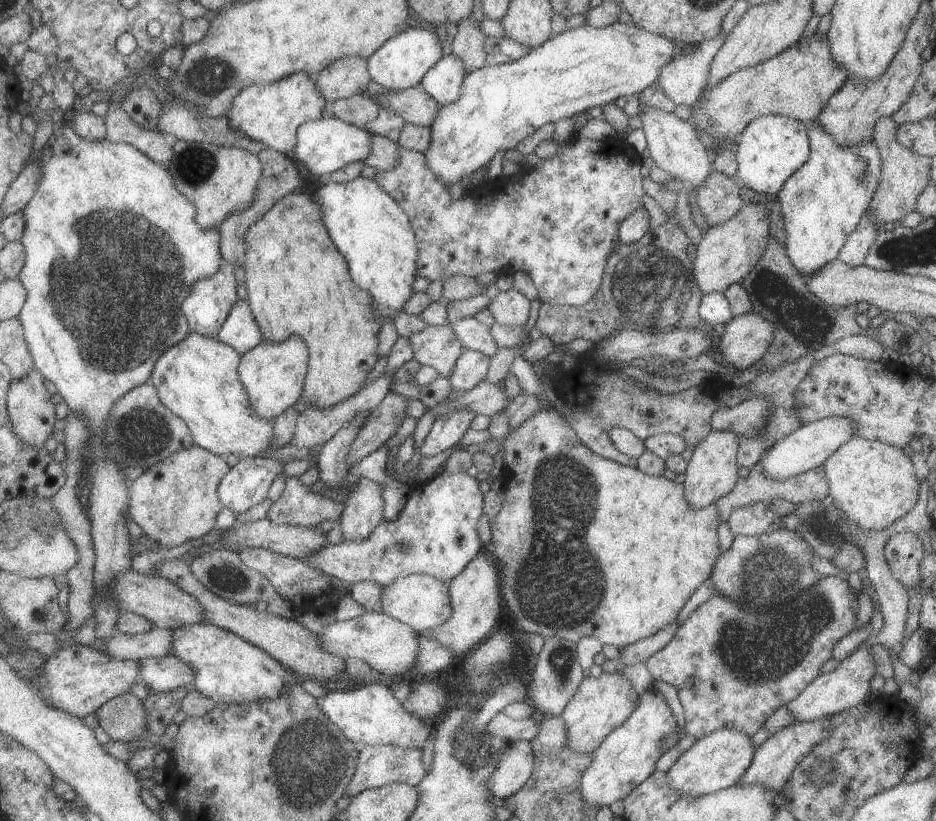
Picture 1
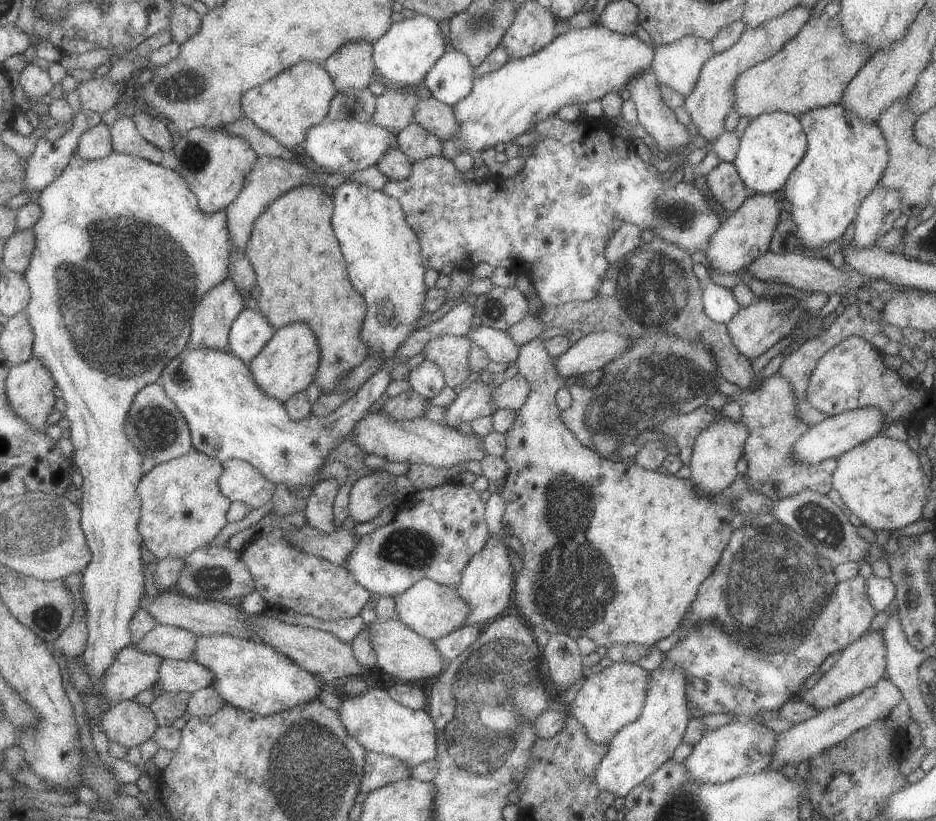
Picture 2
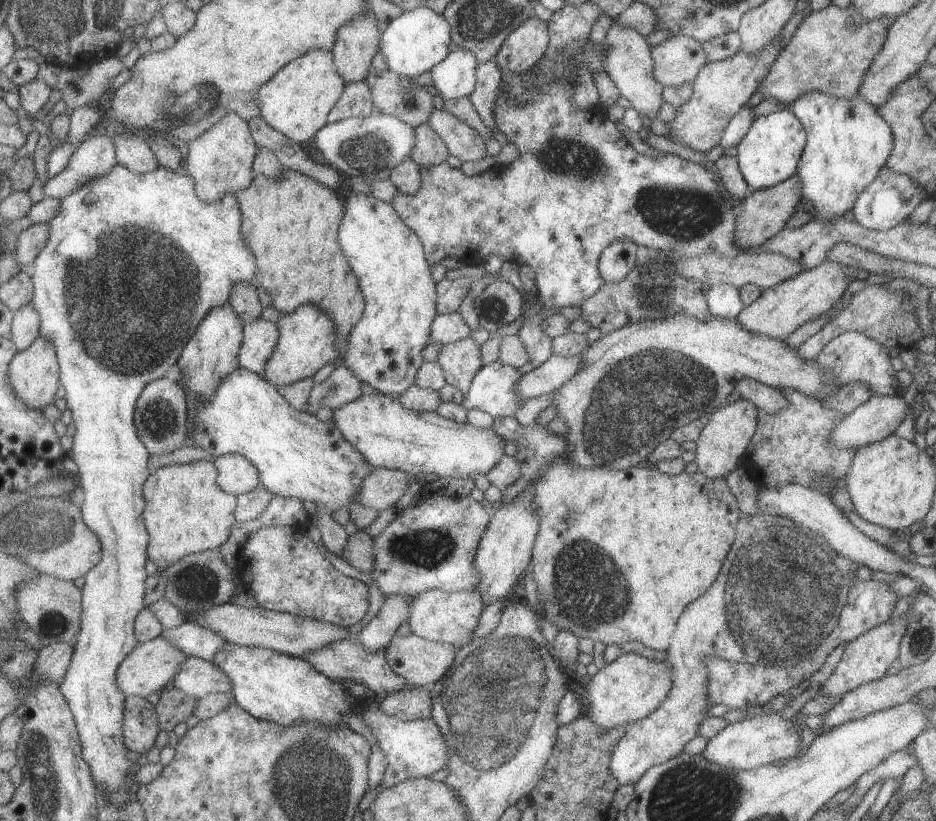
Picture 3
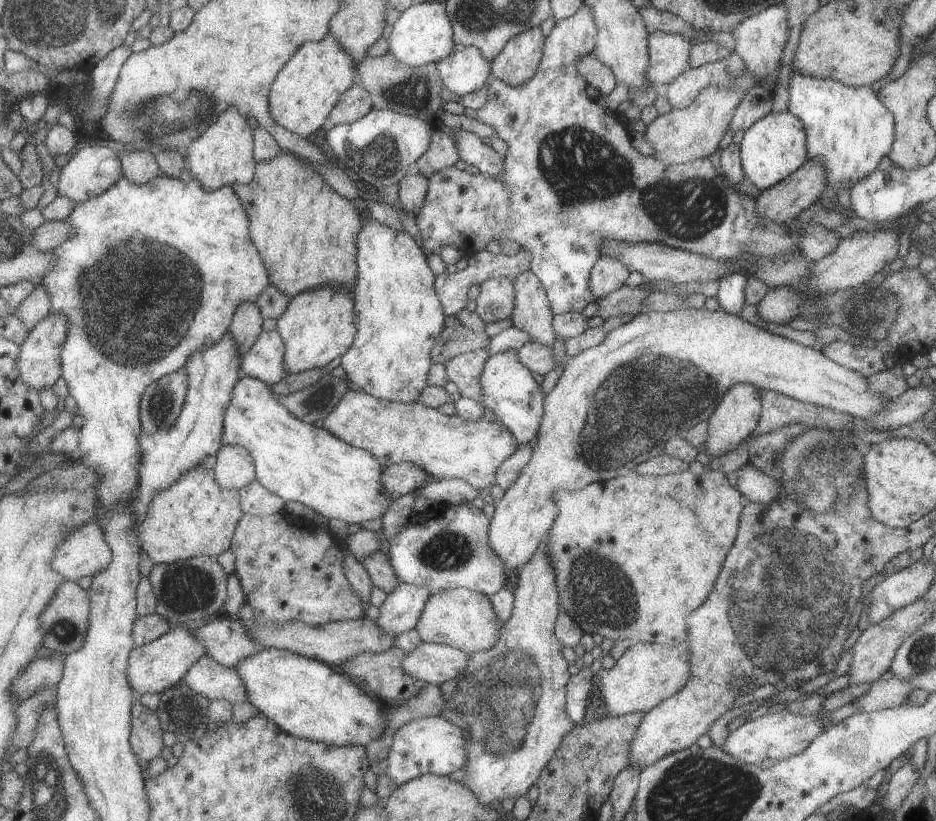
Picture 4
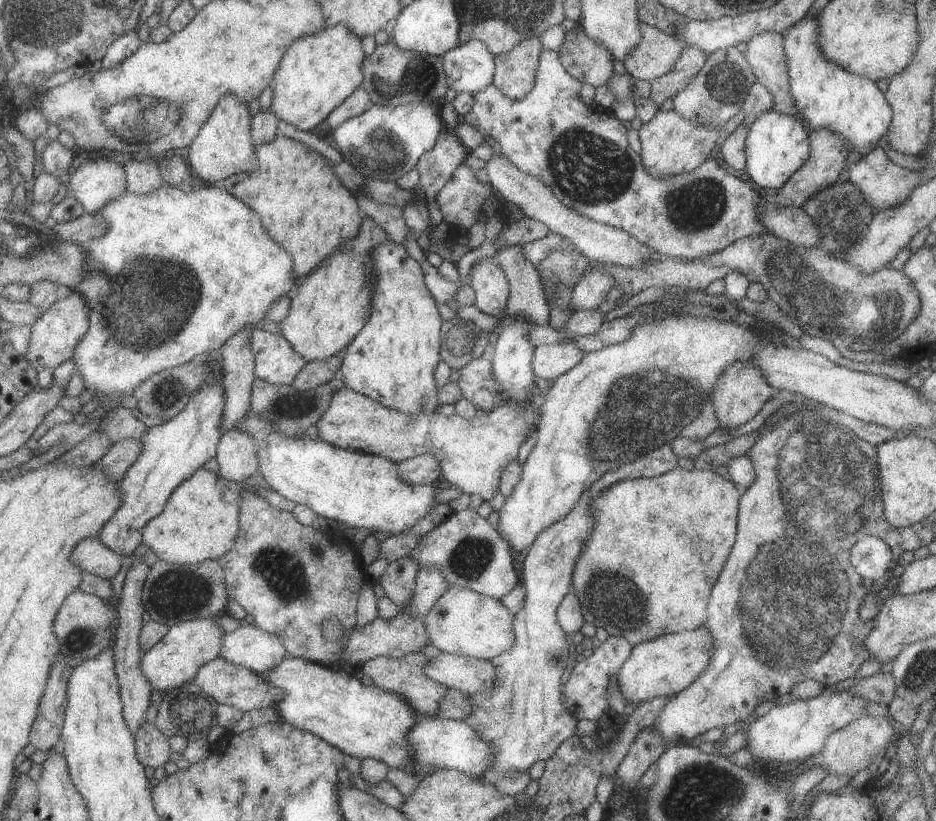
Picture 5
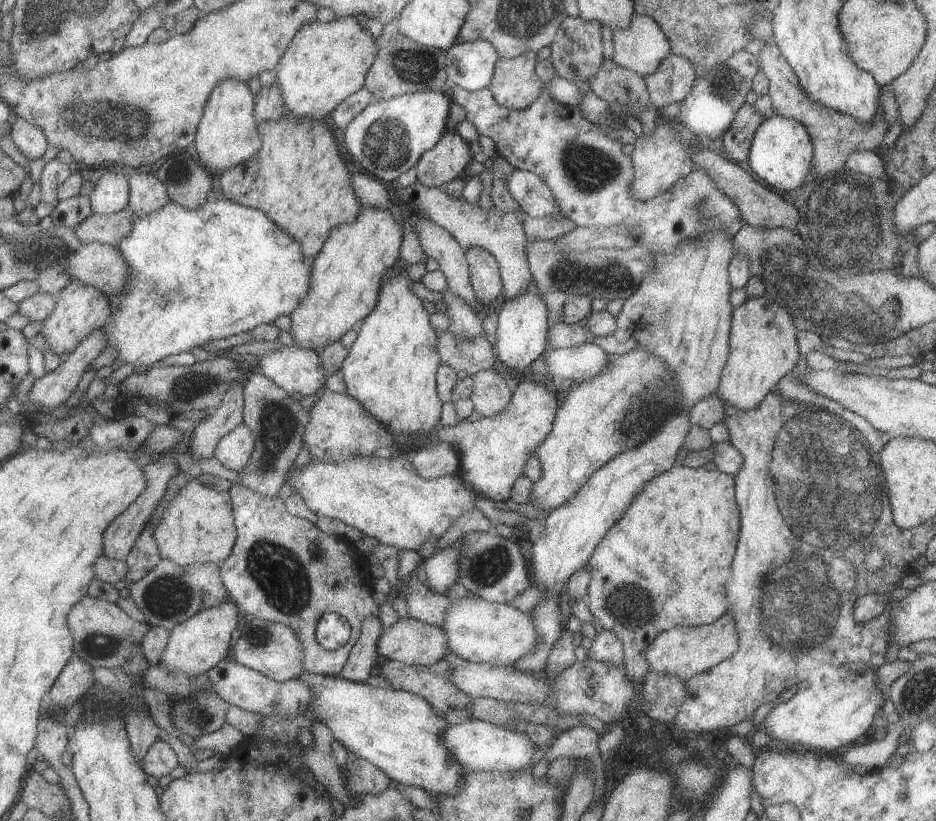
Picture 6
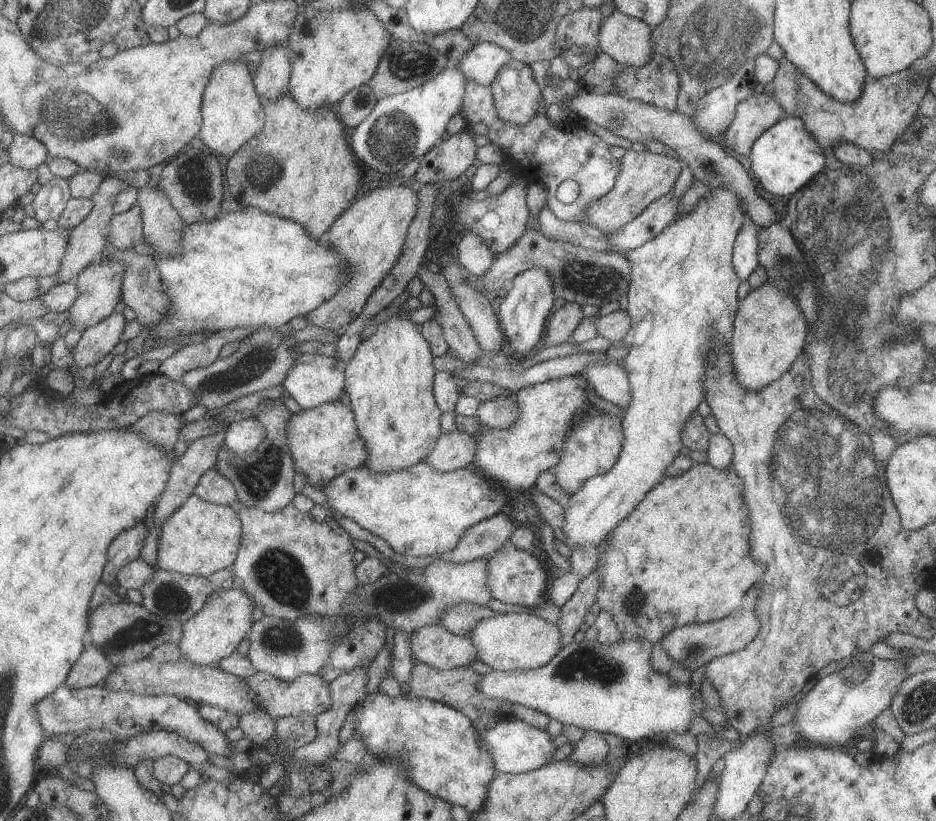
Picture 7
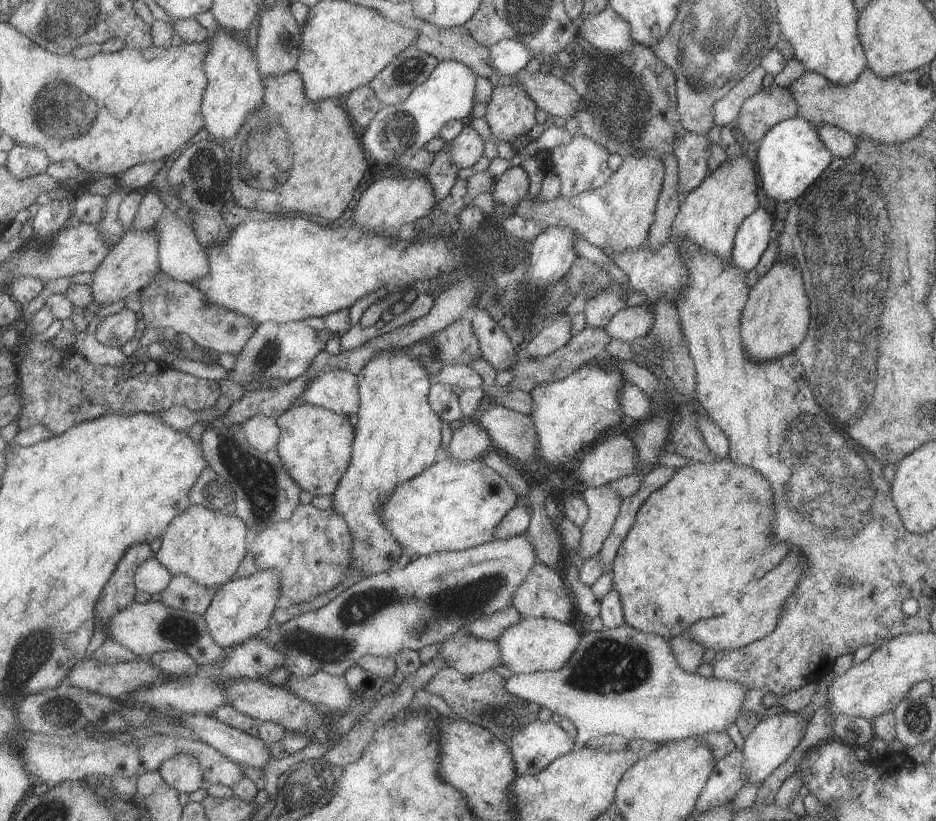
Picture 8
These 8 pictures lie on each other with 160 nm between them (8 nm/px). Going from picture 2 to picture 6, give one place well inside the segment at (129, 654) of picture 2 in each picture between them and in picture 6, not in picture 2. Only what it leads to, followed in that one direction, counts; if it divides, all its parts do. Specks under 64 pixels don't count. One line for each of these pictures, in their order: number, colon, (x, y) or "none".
3: (153, 664)
4: (156, 666)
5: (175, 660)
6: (196, 645)

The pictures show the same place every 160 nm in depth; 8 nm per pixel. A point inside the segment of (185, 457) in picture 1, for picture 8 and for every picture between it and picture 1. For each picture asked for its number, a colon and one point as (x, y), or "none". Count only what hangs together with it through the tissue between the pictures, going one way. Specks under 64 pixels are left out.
2: (183, 509)
3: (187, 513)
4: (195, 516)
5: (201, 521)
6: (198, 526)
7: (200, 538)
8: (208, 546)

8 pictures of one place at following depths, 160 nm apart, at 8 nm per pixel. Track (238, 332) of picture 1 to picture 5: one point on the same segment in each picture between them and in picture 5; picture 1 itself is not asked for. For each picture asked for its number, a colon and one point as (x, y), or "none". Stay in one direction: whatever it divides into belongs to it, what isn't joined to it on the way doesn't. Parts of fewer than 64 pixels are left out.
2: (250, 332)
3: (260, 338)
4: (265, 360)
5: (276, 362)

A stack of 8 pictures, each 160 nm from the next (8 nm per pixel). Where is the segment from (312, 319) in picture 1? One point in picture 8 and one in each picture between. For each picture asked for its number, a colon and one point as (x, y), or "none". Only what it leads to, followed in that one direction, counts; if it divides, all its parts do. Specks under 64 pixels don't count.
2: (301, 272)
3: (290, 220)
4: (306, 232)
5: (303, 205)
6: (298, 177)
7: (299, 166)
8: (270, 156)

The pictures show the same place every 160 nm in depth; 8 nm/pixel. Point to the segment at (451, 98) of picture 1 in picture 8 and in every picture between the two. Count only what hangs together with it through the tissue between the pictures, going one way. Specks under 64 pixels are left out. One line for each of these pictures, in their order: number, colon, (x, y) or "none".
2: (450, 80)
3: (455, 77)
4: (464, 71)
5: (469, 68)
6: (471, 66)
7: (481, 64)
8: (508, 57)

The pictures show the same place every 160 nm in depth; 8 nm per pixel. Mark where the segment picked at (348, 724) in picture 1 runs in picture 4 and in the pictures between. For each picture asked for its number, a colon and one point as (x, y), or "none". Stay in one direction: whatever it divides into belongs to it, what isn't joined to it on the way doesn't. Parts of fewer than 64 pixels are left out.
2: (379, 724)
3: (413, 748)
4: (427, 745)

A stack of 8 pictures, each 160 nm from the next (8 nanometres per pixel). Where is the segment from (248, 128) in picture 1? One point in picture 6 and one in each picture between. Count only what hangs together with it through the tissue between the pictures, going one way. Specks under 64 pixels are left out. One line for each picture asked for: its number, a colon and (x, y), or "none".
2: (287, 107)
3: (296, 102)
4: (310, 84)
5: (317, 73)
6: (325, 63)

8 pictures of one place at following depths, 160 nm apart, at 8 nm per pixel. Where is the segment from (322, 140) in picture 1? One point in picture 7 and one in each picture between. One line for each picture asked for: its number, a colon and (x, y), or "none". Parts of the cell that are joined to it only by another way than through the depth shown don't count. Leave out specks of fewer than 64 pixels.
2: (343, 146)
3: (371, 147)
4: (380, 147)
5: (384, 143)
6: (388, 137)
7: (402, 127)

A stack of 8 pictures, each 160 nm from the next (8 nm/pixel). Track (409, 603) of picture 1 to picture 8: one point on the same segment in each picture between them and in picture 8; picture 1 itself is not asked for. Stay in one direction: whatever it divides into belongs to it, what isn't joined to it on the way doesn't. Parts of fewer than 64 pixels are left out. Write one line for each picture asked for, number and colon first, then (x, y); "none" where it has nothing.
2: (432, 610)
3: (447, 617)
4: (460, 618)
5: (462, 622)
6: (479, 631)
7: (513, 641)
8: (534, 644)

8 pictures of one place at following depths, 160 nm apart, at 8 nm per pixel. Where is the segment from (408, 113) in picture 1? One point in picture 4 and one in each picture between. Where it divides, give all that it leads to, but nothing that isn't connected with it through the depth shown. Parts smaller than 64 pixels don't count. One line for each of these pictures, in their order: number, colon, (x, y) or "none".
2: (435, 117)
3: (463, 142)
4: (471, 148)

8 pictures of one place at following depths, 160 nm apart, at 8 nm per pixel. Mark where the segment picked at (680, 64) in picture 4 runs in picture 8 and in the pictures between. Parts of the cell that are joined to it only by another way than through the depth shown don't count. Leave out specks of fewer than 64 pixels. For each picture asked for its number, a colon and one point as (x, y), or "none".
5: (657, 53)
6: (640, 47)
7: (627, 40)
8: (608, 32)

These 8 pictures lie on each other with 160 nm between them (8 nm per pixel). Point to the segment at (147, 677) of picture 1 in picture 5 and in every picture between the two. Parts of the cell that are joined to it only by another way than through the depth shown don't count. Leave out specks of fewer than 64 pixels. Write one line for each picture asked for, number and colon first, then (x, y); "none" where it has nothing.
2: (176, 676)
3: (197, 677)
4: (207, 677)
5: (228, 684)

